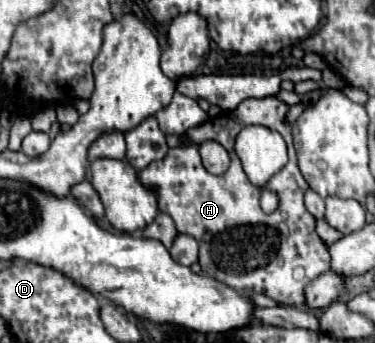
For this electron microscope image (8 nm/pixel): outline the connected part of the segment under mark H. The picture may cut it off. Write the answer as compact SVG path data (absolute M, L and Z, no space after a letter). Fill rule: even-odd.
M277 97L247 99L235 111L221 113L215 119L207 119L205 123L189 129L185 137L191 139L193 145L169 149L165 159L153 161L139 171L139 179L141 183L157 189L159 209L173 217L177 231L197 239L199 263L205 275L223 281L237 291L263 293L281 305L293 307L305 303L305 285L331 269L331 257L329 247L315 231L317 221L303 201L309 185L297 167L291 125L285 121L287 113L289 105ZM247 125L265 125L275 129L287 141L289 163L267 183L267 189L279 197L279 205L273 213L265 213L261 209L261 193L247 181L241 161L233 149L233 139ZM209 139L219 141L229 151L231 165L223 175L211 175L201 163L199 143Z

